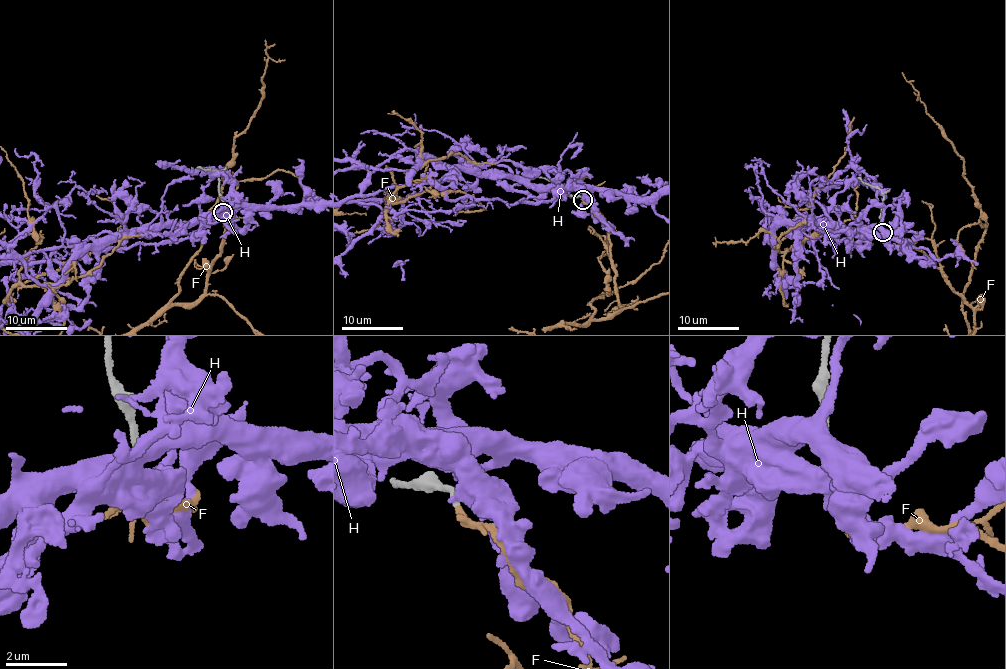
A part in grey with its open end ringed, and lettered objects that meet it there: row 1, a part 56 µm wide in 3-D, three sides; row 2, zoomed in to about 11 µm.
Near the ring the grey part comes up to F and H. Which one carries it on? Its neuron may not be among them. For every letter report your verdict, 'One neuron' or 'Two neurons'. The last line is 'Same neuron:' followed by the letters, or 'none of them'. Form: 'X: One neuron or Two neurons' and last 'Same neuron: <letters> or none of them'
F: One neuron
H: Two neurons
Same neuron: F

